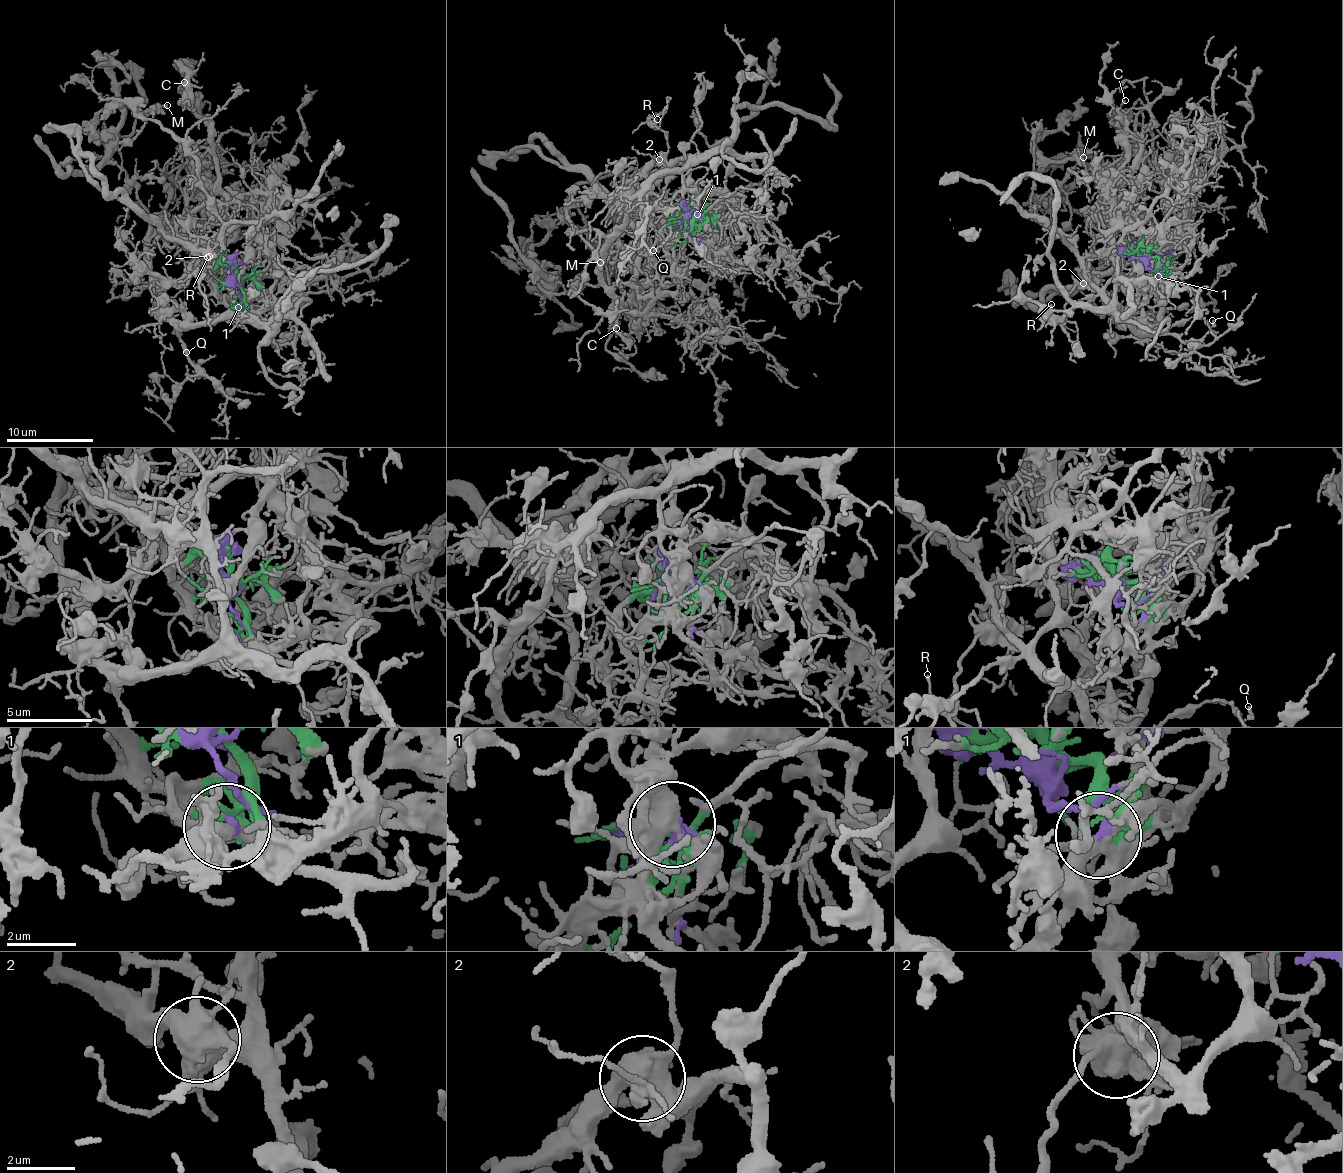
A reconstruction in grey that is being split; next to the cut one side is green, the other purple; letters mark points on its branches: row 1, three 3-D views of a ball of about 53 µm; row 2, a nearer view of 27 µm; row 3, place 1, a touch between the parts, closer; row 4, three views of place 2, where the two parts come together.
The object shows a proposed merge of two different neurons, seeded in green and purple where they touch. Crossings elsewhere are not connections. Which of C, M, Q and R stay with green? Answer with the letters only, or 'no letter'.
C, R

